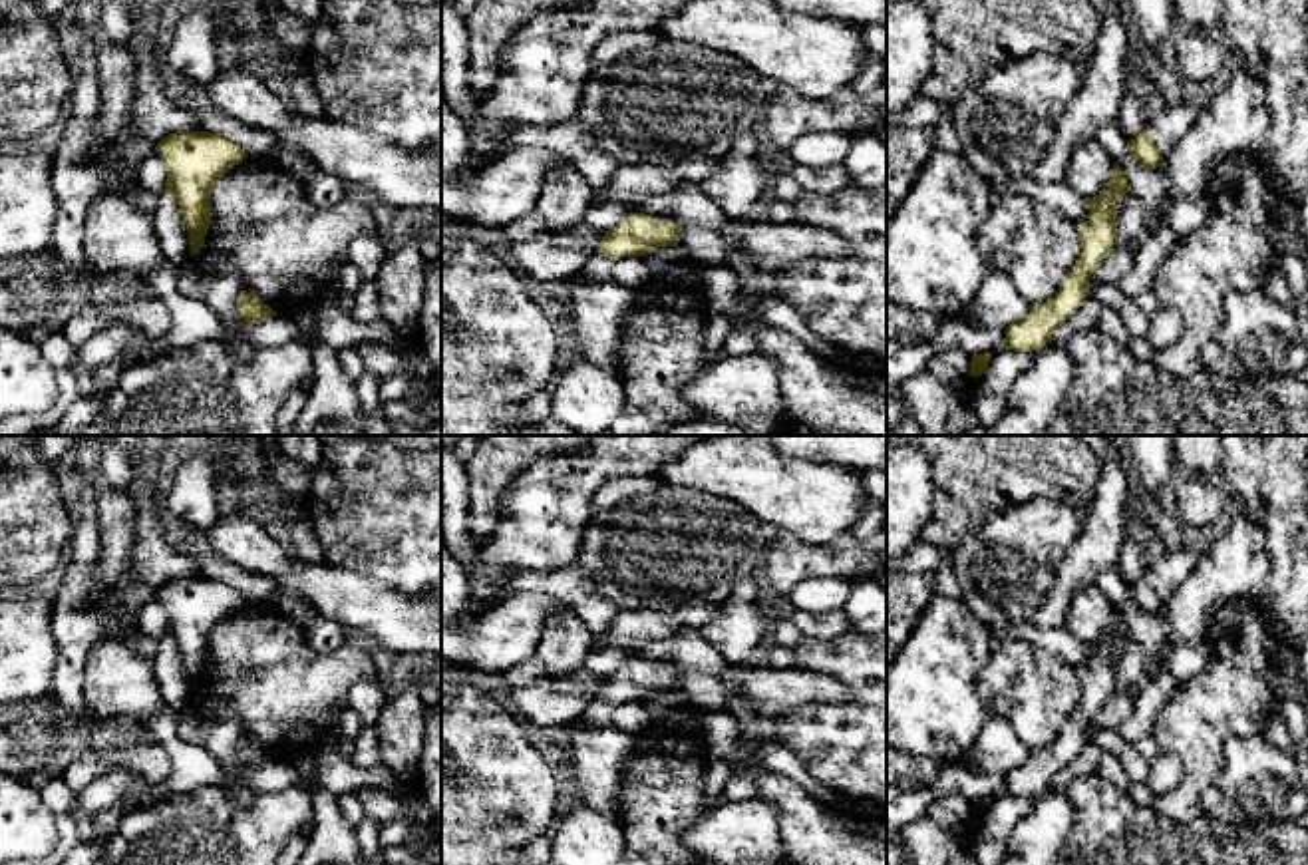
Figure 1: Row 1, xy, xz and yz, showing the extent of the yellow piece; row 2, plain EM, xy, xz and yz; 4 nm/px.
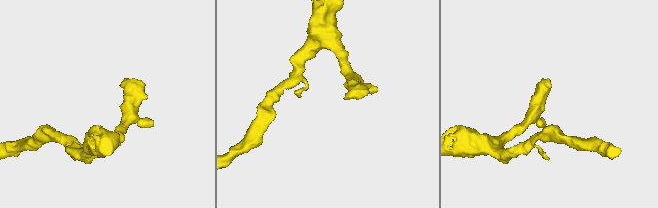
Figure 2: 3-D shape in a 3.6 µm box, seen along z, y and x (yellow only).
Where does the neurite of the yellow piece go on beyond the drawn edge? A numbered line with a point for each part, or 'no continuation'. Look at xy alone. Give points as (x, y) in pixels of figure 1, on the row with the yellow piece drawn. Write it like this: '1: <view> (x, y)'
no continuation

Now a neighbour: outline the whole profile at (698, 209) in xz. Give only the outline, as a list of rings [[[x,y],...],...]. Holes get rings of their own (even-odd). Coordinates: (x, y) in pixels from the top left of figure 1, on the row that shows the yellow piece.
[[[680,181],[676,189],[654,195],[642,205],[592,203],[582,227],[606,233],[634,213],[712,233],[720,233],[730,223],[730,217],[706,195],[700,183]]]

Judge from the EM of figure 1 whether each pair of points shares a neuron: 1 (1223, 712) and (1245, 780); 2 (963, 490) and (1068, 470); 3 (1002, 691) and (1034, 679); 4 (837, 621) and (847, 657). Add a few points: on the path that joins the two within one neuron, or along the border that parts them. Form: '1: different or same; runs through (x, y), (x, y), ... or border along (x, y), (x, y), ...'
1: different; border along (1257, 732), (1225, 742), (1223, 766), (1213, 782)
2: same; runs through (988, 470), (1042, 470)
3: same; runs through (1010, 687), (1026, 687)
4: different; border along (853, 631), (827, 639), (806, 639)

